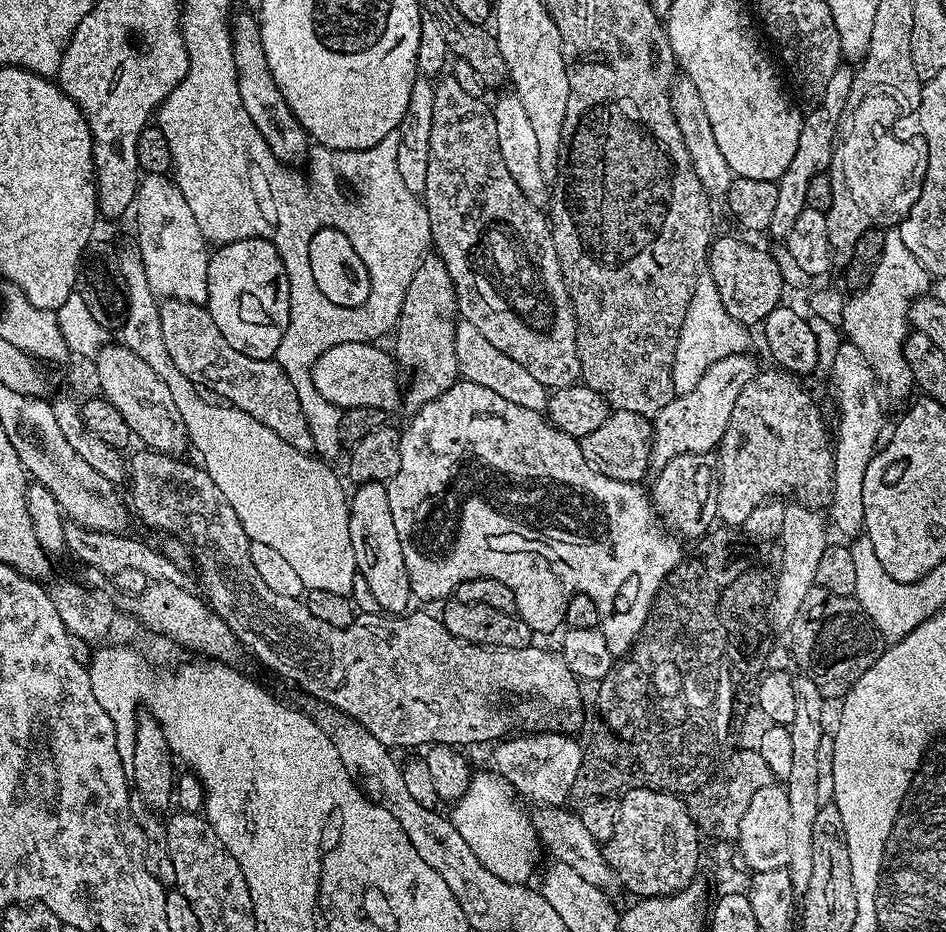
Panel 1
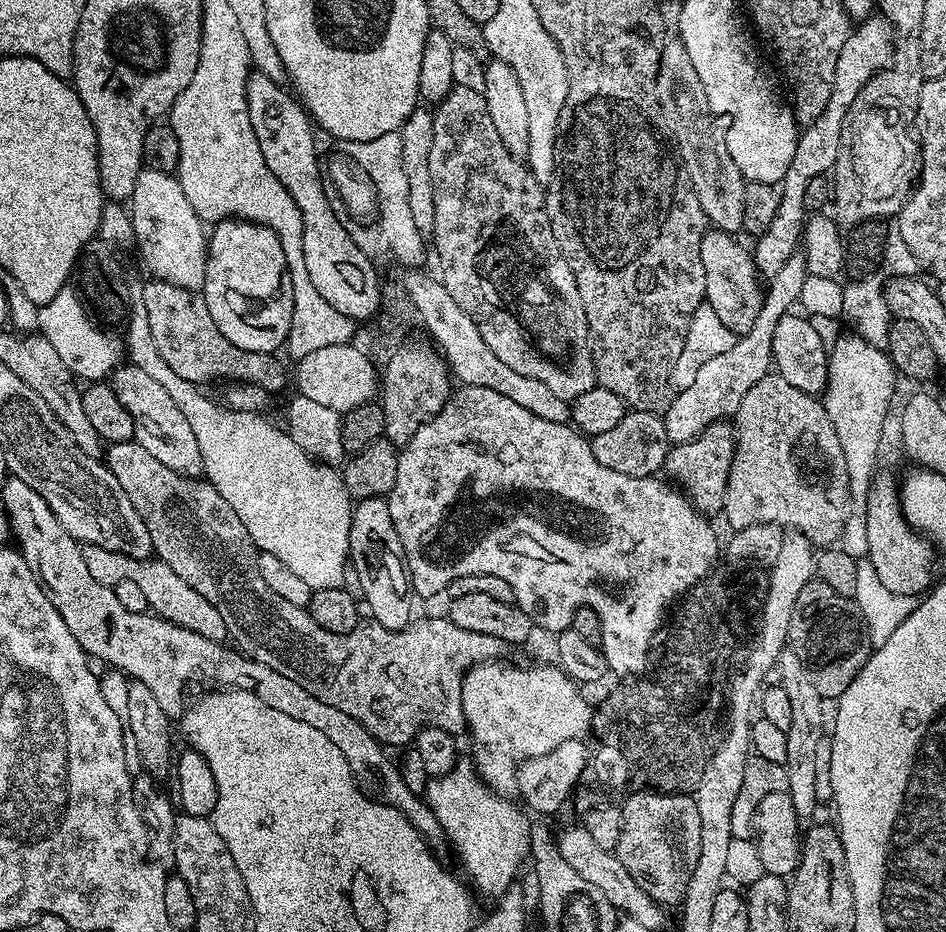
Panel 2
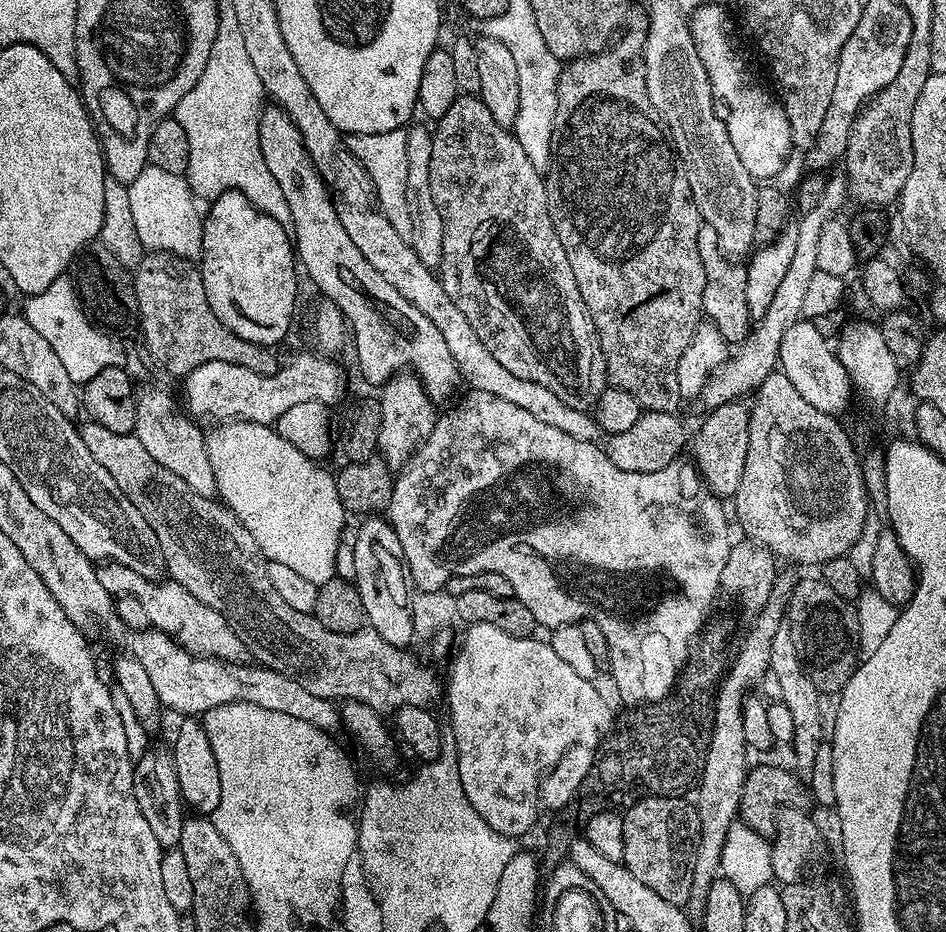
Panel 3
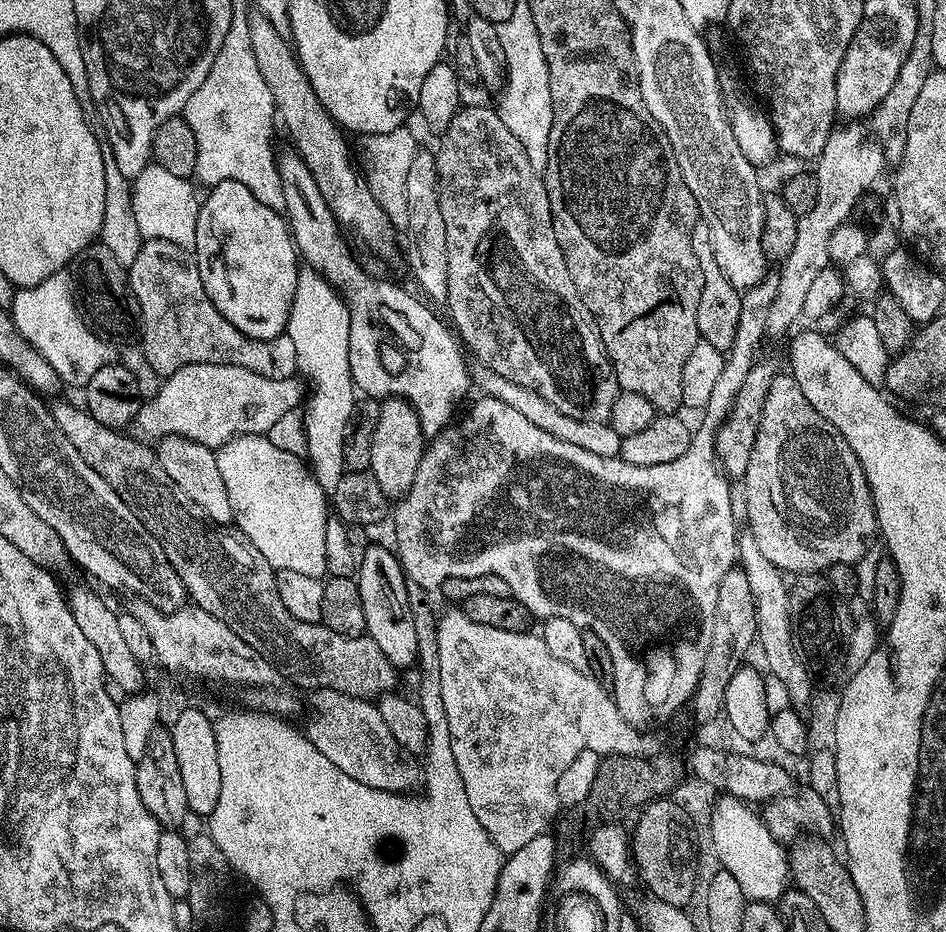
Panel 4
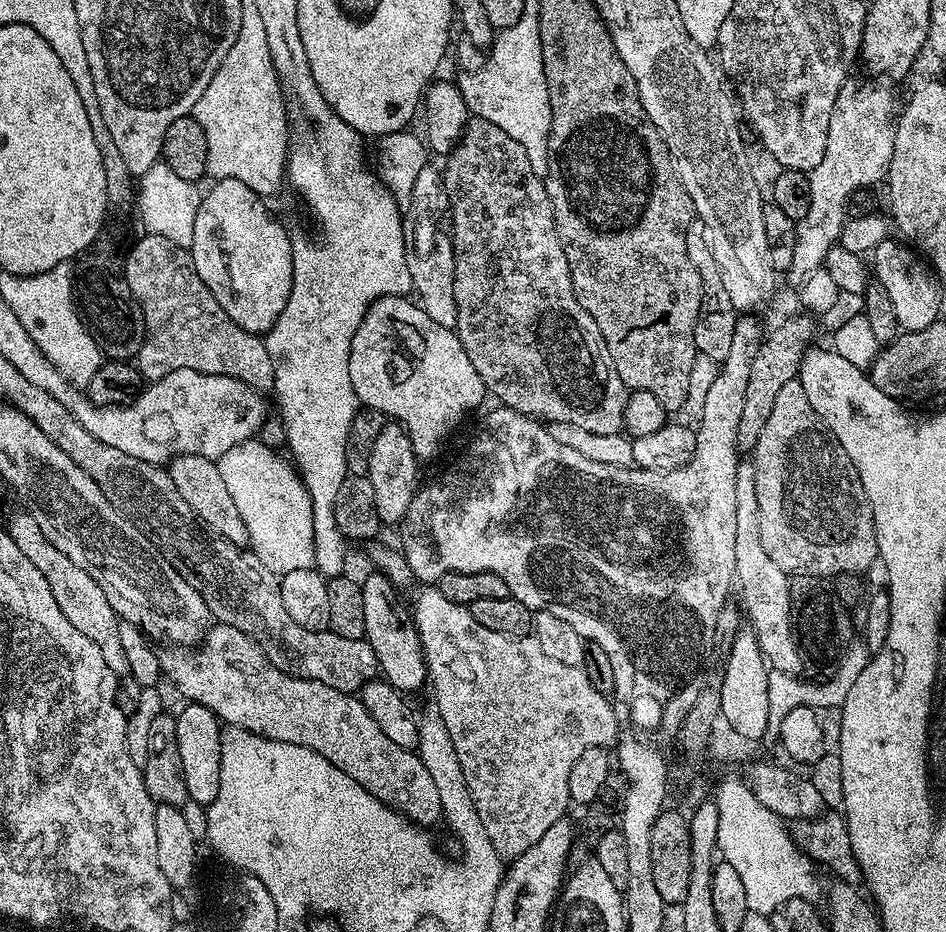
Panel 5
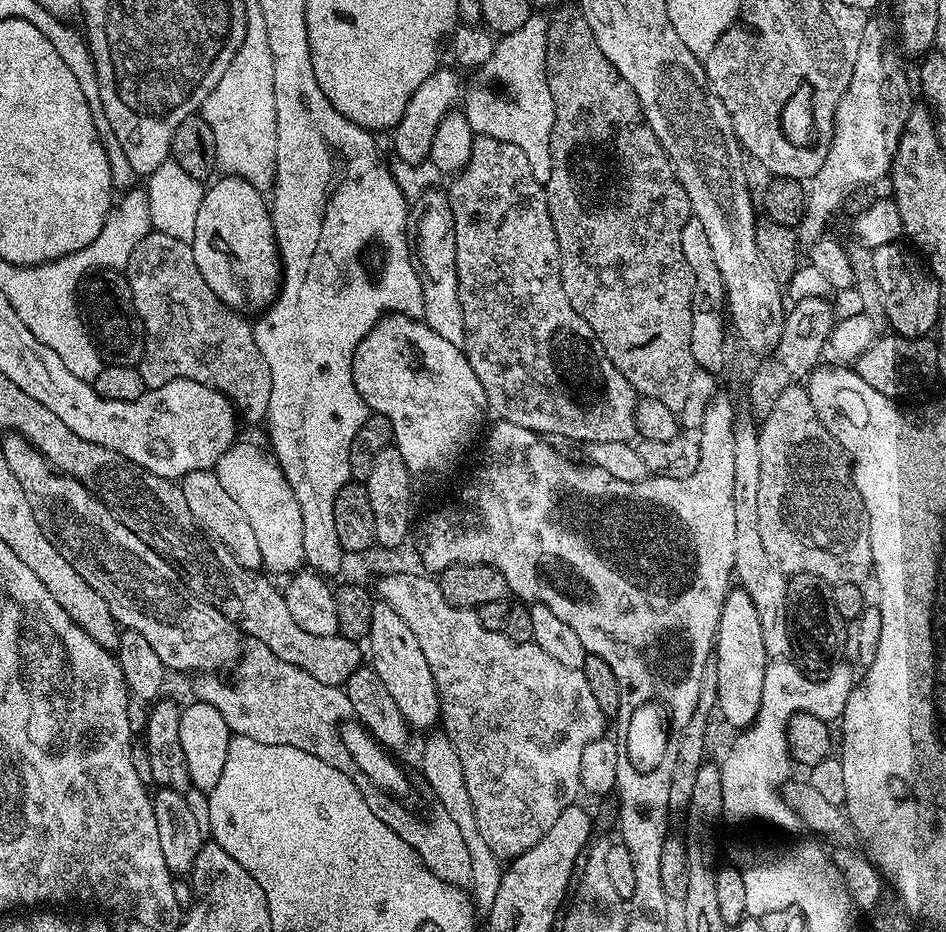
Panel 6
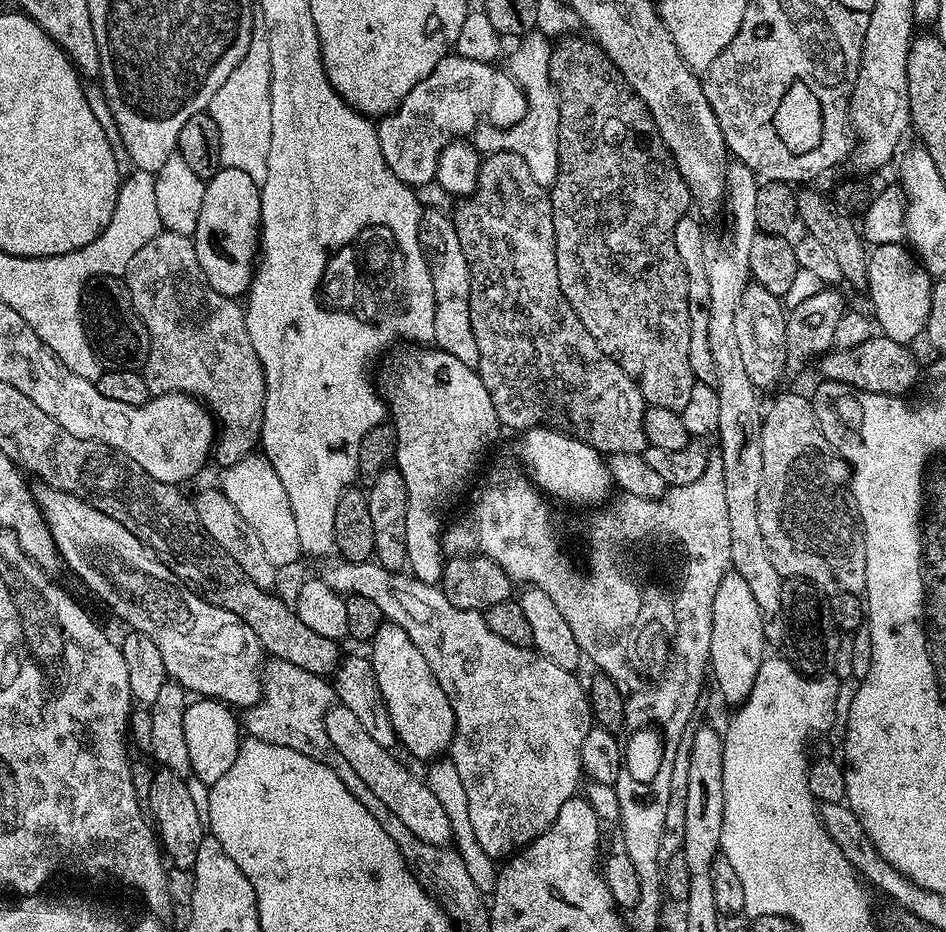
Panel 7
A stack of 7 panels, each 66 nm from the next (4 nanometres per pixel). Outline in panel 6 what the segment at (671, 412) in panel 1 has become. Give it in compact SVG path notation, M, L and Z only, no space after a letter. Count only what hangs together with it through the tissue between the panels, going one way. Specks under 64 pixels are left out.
M869 15L866 30L862 30L862 46L858 46L854 74L850 74L850 86L846 94L842 94L834 114L834 134L826 162L822 162L822 170L806 184L804 216L798 225L798 240L804 246L811 246L827 233L824 231L832 215L843 209L844 196L850 194L850 190L875 185L875 180L883 176L885 179L891 173L906 118L914 107L914 88L908 85L908 76L900 65L901 53L894 43L893 21L876 15Z

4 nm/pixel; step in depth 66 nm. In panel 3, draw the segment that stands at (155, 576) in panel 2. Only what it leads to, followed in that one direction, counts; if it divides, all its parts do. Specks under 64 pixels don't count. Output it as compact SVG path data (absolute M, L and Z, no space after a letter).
M111 562L101 563L96 573L98 582L106 586L106 590L113 598L117 596L138 598L138 602L142 602L142 610L146 610L149 625L171 636L195 656L211 656L213 660L225 660L231 664L242 664L249 659L248 648L242 642L242 638L234 634L230 622L226 622L226 618L222 618L218 610L210 610L206 602L198 602L198 598L194 598L190 590L186 590L175 580L168 578L163 582L157 582L142 574L134 574L134 570L126 566Z

